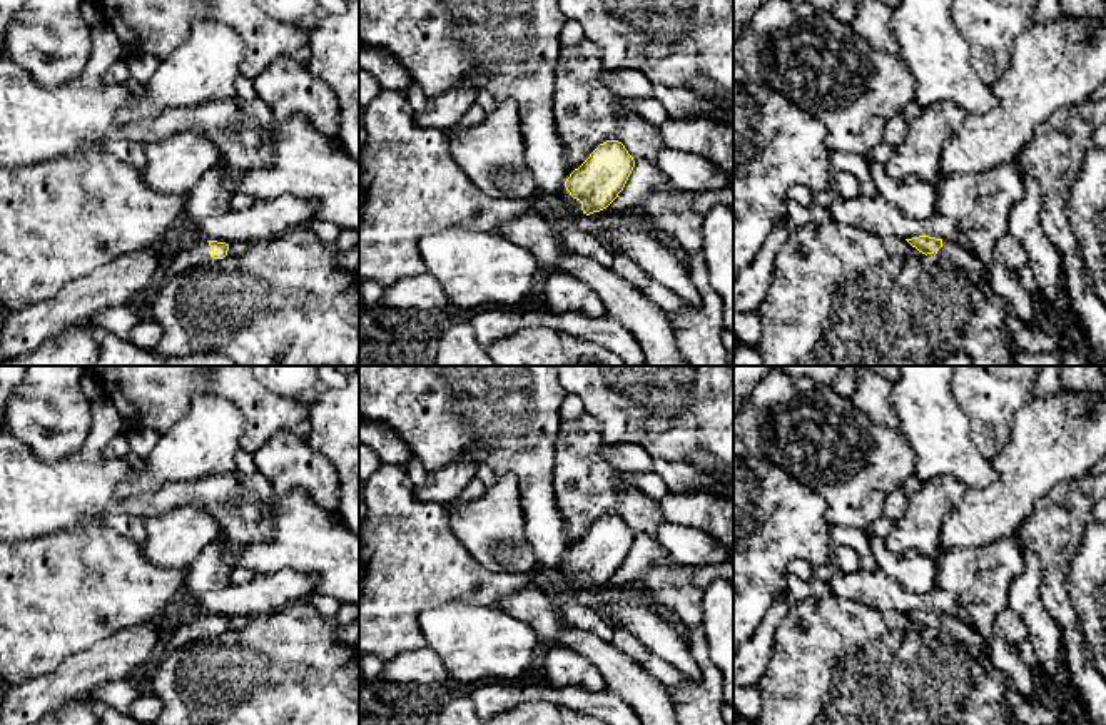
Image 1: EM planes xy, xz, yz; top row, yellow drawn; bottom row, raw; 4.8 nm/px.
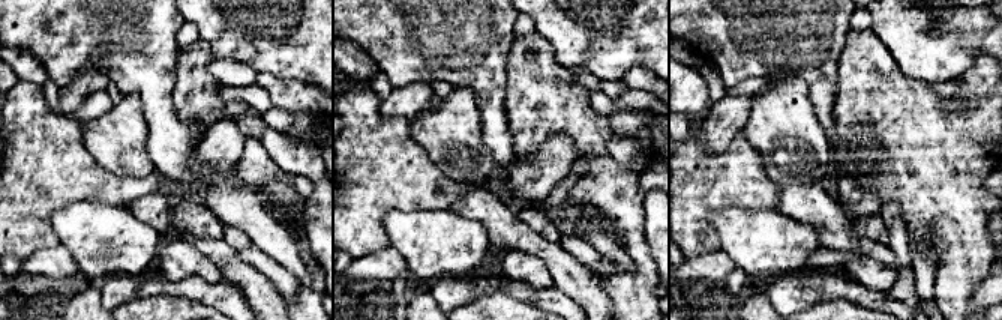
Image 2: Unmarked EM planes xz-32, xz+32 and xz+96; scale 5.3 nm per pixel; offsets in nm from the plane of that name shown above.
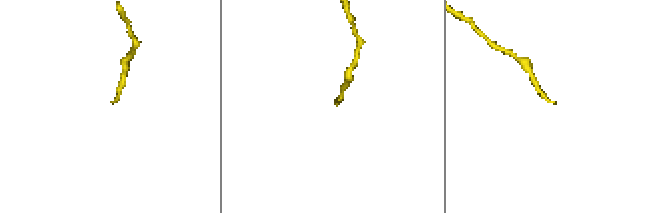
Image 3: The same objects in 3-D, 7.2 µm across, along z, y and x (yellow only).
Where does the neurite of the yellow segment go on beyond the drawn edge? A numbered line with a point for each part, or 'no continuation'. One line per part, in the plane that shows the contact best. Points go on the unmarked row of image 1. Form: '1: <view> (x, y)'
1: xz (573, 580)

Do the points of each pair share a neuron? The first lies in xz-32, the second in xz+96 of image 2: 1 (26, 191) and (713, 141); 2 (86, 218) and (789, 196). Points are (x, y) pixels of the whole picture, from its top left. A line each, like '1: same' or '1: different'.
1: different
2: different

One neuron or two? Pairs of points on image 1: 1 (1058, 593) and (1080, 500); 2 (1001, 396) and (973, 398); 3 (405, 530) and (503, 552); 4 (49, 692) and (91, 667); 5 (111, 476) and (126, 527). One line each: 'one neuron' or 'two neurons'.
1: one neuron
2: one neuron
3: two neurons
4: one neuron
5: two neurons

